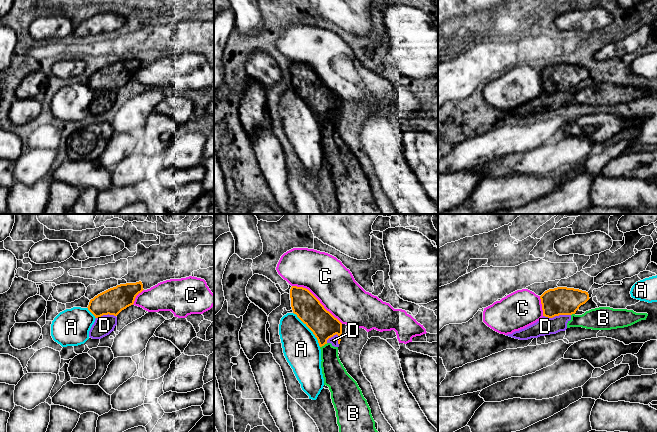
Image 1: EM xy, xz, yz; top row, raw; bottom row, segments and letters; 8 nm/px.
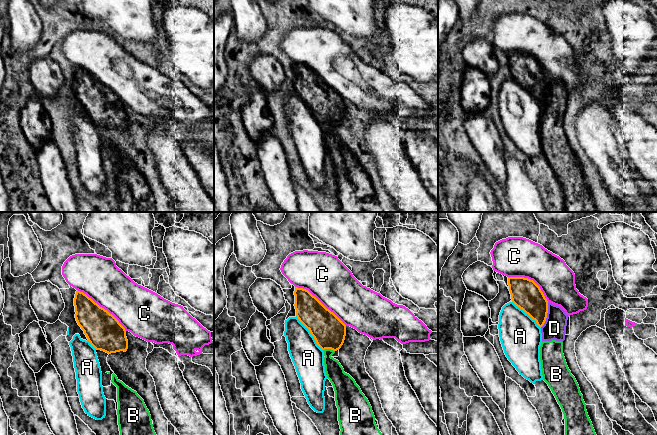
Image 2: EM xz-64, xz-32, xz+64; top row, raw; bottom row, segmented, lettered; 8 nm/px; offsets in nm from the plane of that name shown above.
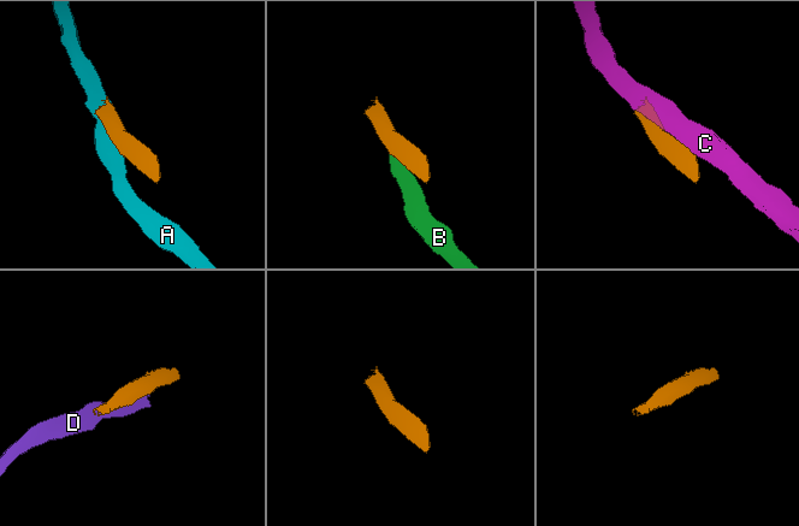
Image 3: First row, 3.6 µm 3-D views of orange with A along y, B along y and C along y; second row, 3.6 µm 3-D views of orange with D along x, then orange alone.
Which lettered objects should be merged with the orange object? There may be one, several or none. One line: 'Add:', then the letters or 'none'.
Add: none

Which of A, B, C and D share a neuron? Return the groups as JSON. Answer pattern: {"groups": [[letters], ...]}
{"groups": [["A"], ["B", "D"], ["C"]]}

